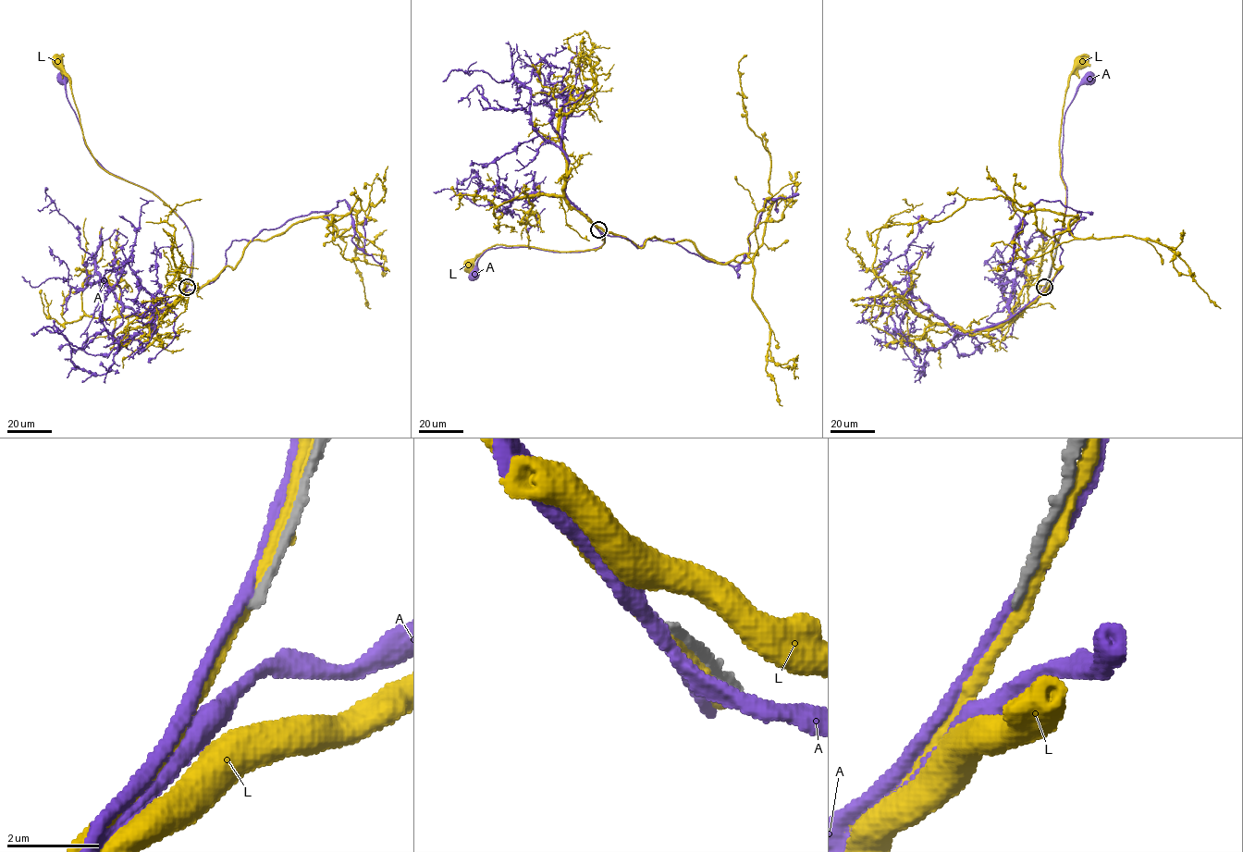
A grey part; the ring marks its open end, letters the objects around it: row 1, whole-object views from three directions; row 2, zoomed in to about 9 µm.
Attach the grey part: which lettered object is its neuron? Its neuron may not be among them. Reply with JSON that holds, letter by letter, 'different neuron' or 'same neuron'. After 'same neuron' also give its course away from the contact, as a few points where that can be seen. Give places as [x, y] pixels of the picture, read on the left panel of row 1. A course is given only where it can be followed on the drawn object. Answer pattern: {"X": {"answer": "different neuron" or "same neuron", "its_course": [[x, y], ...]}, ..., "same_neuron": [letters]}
{"A": {"answer": "different neuron"}, "L": {"answer": "different neuron"}, "same_neuron": []}

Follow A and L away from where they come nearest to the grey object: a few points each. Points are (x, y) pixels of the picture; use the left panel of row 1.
A: (187, 286), (192, 253), (187, 227), (153, 192), (108, 172), (91, 154), (67, 98), (67, 78), (62, 79)
L: (189, 283), (192, 240), (187, 227), (152, 192), (109, 174), (98, 164), (83, 137), (69, 78), (55, 62)

